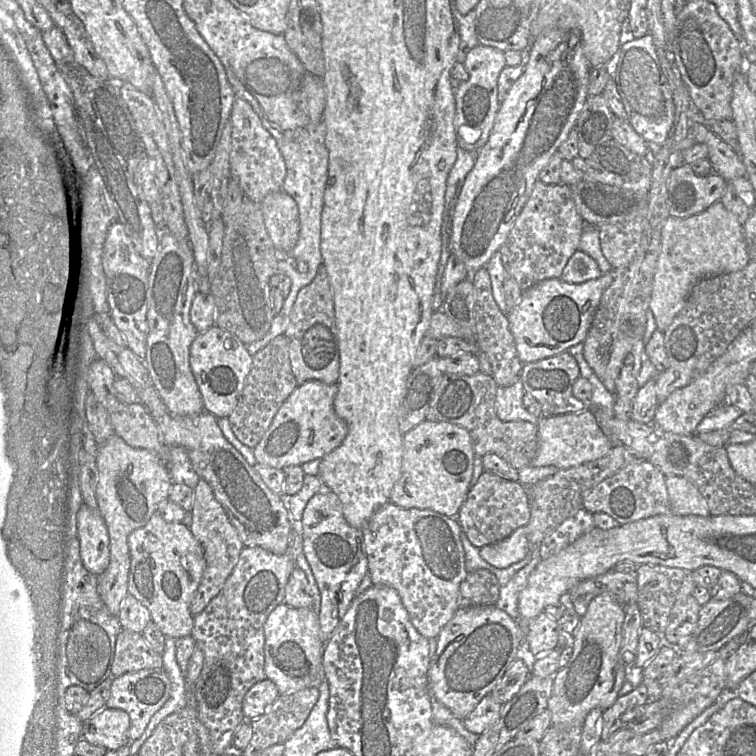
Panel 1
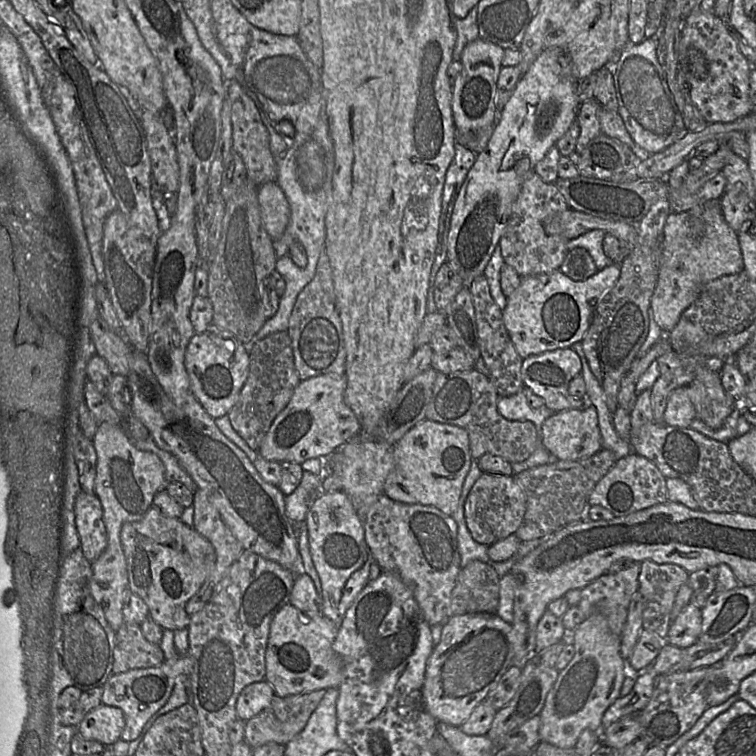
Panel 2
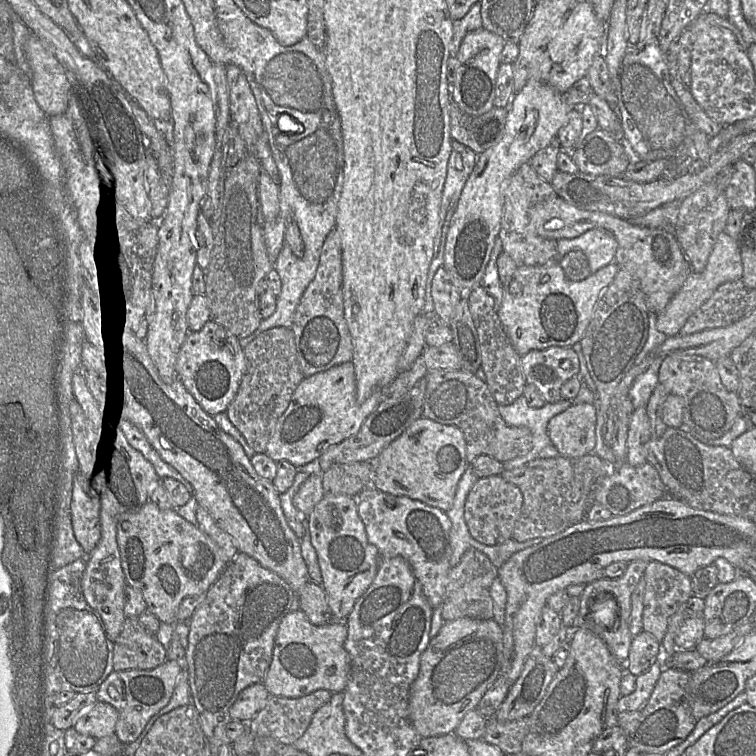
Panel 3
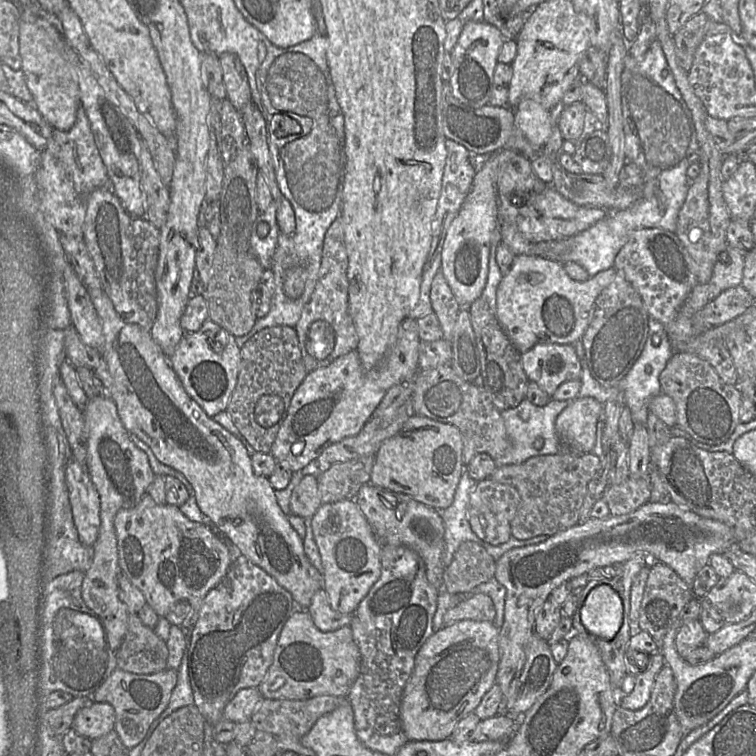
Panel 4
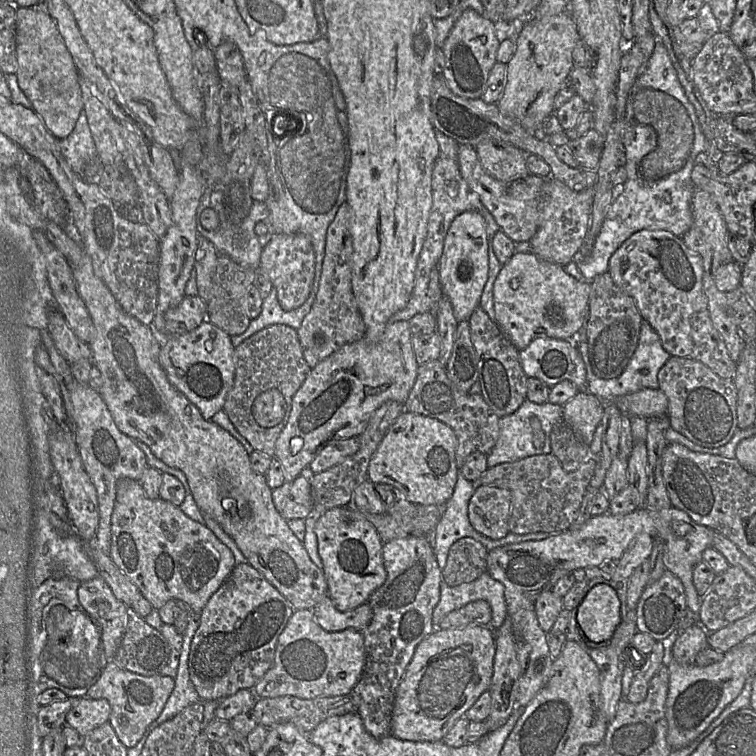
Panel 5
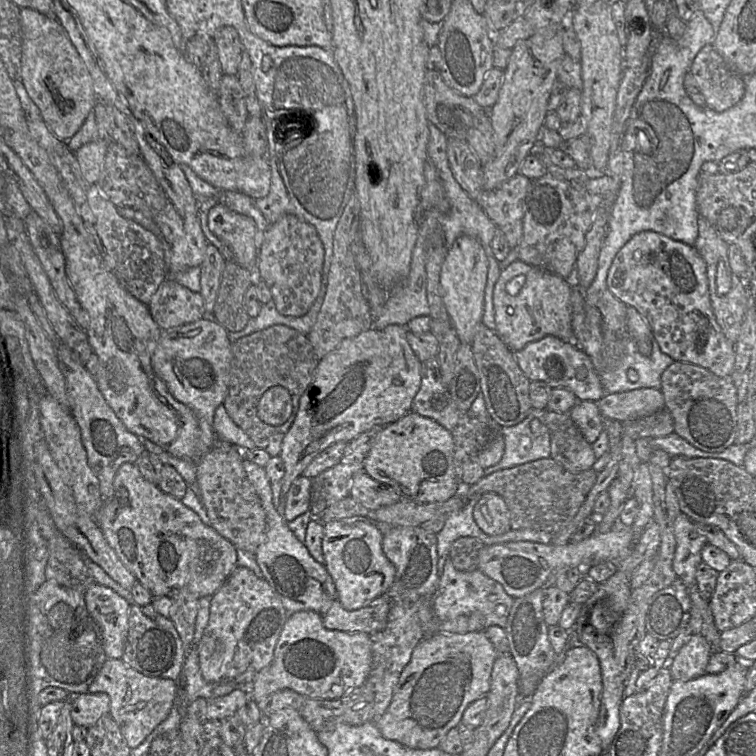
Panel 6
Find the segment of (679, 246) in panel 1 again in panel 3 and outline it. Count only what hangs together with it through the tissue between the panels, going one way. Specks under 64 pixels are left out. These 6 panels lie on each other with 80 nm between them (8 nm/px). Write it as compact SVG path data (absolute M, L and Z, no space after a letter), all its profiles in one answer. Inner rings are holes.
M723 231L714 243L705 269L702 272L691 271L680 290L672 297L665 309L657 314L657 330L667 337L681 334L681 329L687 319L712 296L720 285L739 280L742 278L742 274L743 264L740 245Z

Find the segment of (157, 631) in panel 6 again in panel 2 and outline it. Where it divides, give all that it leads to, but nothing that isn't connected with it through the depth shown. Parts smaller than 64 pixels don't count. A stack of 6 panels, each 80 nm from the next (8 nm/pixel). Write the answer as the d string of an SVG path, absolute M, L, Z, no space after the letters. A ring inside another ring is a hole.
M127 622L116 632L113 655L113 674L157 667L165 660L160 645L147 641L139 625Z

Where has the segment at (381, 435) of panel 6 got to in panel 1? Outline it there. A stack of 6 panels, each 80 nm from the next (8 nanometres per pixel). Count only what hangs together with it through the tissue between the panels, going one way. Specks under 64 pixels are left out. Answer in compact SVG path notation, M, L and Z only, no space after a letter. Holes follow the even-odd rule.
M422 421L403 435L401 475L390 501L401 508L429 509L456 518L470 490L474 456L465 428L449 422Z

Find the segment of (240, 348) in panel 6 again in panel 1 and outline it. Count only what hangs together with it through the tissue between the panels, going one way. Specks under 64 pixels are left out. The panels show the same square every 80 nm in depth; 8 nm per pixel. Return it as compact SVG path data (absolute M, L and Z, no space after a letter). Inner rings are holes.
M284 334L278 335L252 356L252 367L243 390L227 417L237 439L253 449L269 428L283 402L297 386L291 369L288 340Z

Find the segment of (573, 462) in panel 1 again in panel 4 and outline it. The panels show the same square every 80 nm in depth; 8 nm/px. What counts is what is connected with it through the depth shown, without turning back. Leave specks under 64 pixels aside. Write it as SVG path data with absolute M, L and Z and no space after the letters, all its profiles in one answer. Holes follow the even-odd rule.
M592 397L575 398L558 415L555 430L560 443L574 454L591 453L603 404Z

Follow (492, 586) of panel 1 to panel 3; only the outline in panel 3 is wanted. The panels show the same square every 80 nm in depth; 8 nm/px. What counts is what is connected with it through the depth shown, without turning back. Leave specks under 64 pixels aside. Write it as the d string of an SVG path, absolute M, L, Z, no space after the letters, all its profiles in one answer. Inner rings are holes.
M468 549L448 574L444 601L441 605L444 622L464 617L493 619L494 602L490 595L490 587L496 578L498 578L498 568L489 558L477 549Z

